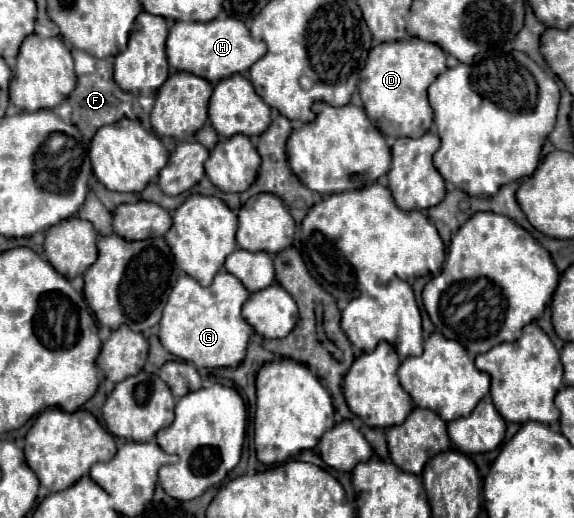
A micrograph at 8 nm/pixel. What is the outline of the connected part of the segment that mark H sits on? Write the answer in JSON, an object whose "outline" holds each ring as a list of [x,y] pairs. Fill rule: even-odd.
{"outline":[[[225,18],[225,20],[211,20],[207,24],[175,22],[173,28],[169,30],[165,50],[167,50],[169,66],[173,66],[175,70],[191,72],[215,84],[221,78],[249,70],[251,64],[255,64],[255,60],[259,60],[267,52],[267,44],[253,40],[247,26],[241,20]]]}

